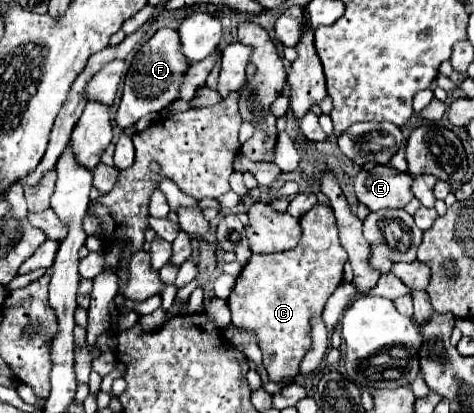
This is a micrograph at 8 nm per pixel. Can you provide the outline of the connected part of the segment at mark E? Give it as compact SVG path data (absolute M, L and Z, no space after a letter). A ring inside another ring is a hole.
M390 165L366 167L354 179L354 193L370 211L400 209L412 199L412 177L398 173Z

